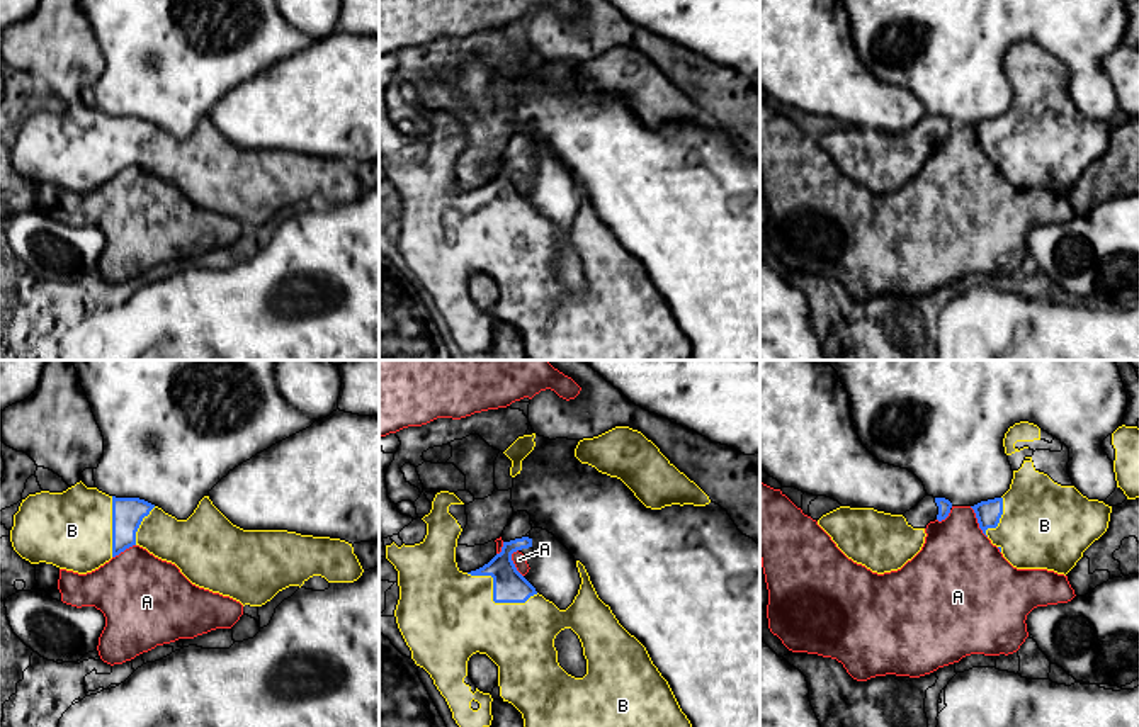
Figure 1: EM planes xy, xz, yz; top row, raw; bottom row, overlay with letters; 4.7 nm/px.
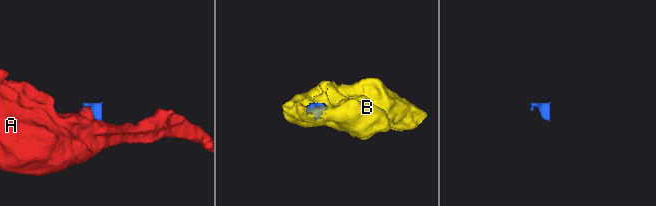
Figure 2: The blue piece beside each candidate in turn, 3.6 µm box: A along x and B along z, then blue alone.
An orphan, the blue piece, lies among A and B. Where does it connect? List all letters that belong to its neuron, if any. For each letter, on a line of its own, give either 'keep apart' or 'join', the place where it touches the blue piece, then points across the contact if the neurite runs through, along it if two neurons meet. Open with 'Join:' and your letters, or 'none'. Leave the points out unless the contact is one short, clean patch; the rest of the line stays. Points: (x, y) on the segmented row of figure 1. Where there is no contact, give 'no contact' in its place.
Join: B
A: keep apart; meets blue in yz at (978, 522); border along yz (969, 507), (986, 537)
B: join; meets blue in xz at (493, 598); runs through xz (509, 586), (493, 598), (480, 612), (446, 615)

